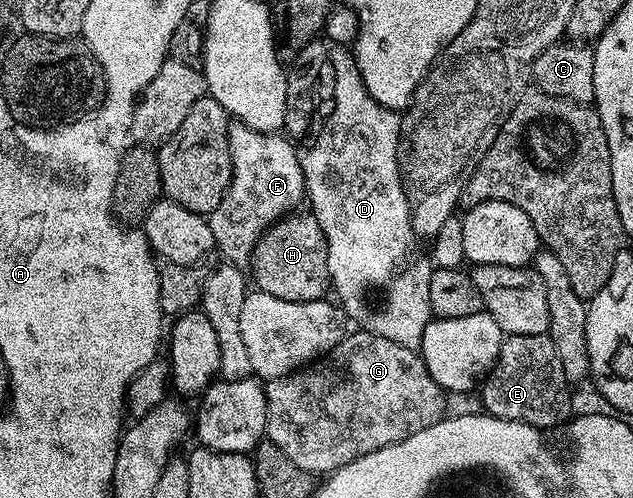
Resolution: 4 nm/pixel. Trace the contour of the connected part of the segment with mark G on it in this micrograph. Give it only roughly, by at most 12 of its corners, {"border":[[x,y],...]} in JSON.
{"border":[[347,332],[265,382],[266,437],[329,475],[434,428],[415,350]]}

